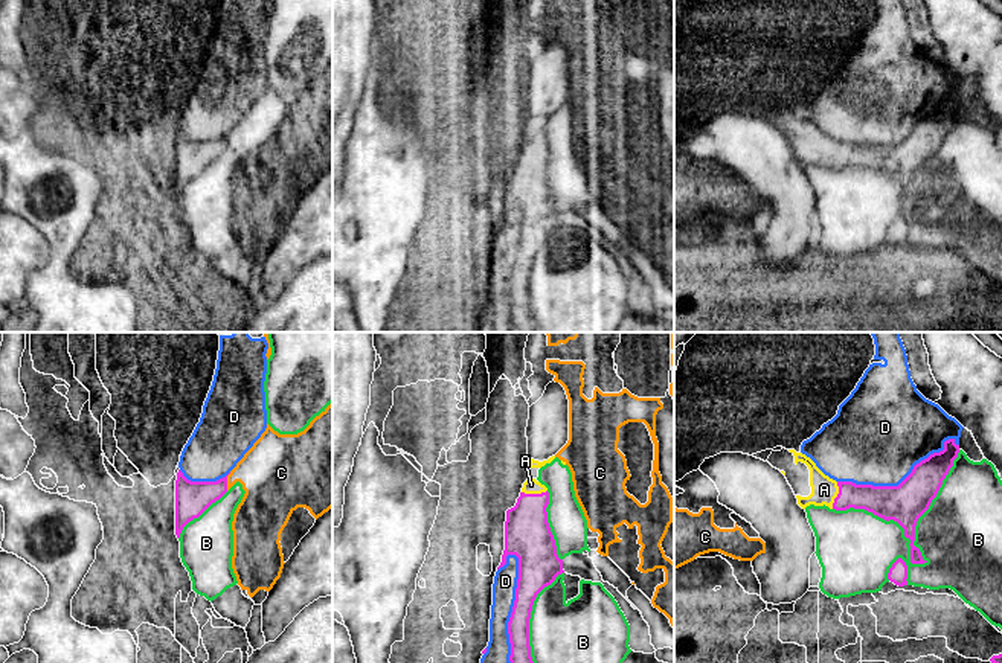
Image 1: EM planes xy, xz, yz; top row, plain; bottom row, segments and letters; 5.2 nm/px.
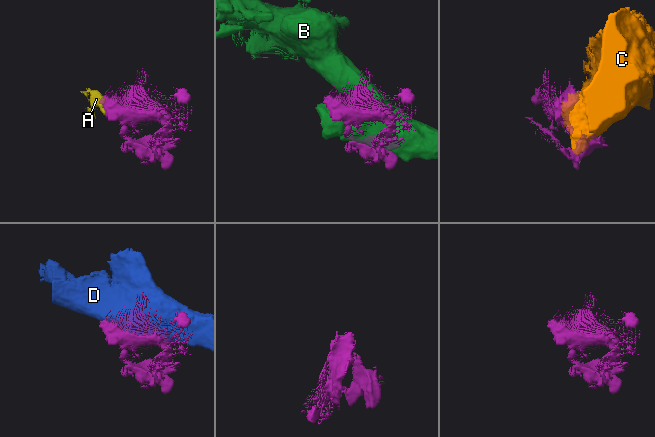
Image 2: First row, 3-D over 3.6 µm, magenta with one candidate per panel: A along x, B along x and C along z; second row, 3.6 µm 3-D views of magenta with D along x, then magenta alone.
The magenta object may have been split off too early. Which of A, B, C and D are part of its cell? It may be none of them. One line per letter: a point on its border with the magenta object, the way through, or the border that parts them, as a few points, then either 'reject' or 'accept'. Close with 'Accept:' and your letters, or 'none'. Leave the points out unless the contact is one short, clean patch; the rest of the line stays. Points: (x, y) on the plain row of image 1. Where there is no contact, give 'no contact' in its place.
A: yz (838, 154) | across yz (883, 160), (870, 156), (838, 154), (824, 148) | accept
B: yz (914, 197) | reject
C: xy (226, 140) | along xy (231, 131), (226, 148) | reject
D: xz (511, 272) | reject
Accept: A

